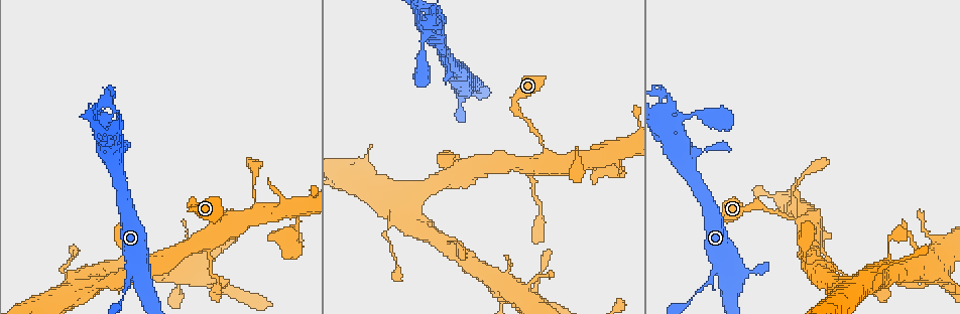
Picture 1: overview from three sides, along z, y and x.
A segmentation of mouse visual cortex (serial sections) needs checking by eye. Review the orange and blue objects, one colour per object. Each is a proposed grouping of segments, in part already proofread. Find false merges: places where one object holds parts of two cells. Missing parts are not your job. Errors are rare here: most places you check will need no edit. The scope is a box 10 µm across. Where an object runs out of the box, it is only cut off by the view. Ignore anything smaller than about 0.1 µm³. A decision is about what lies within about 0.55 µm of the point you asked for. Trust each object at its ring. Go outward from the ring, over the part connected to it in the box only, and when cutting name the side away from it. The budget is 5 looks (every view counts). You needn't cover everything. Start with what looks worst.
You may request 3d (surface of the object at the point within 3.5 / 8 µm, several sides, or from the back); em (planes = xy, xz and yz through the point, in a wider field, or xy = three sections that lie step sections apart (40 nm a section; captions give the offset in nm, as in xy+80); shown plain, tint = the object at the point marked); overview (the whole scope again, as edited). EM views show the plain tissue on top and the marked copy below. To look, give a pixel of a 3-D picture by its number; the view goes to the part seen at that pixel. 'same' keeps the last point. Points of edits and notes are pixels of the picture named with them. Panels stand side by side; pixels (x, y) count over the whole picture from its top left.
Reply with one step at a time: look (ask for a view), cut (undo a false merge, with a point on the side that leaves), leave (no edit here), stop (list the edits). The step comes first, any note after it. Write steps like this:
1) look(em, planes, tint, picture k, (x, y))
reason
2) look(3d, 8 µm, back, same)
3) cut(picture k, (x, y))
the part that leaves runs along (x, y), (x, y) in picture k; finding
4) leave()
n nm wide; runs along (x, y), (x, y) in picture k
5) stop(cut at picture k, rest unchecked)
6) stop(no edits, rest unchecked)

look(3d, 3.5 µm, picture 1, (691, 172))

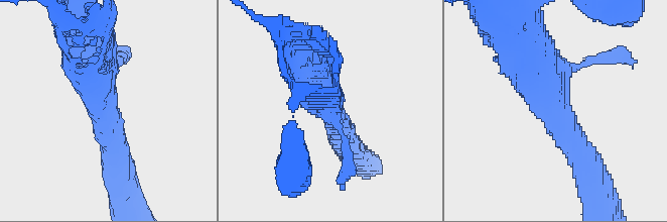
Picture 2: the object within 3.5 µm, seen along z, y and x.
look(em, xy, step 1, tint, picture 2, (106, 109))
3 arms; arms of 300, 300, 400 nm

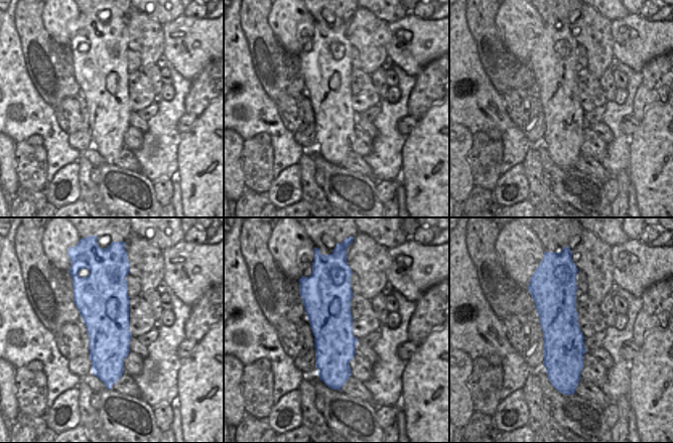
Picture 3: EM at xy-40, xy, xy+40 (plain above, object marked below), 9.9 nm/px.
leave()
runs along (586, 168), (550, 47) in picture 2; one cell here

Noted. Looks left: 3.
look(3d, 3.5 µm, picture 1, (683, 119))
a narrow waist

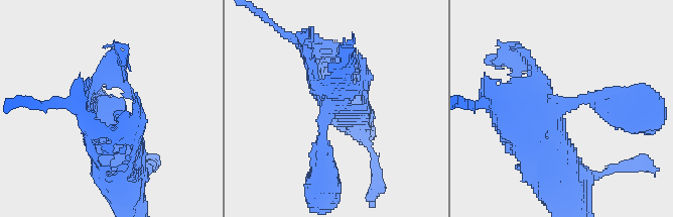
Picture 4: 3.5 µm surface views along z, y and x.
look(em, xy, step 3, tint, picture 4, (328, 106))
3 arms; arms of 150, 200, 300 nm

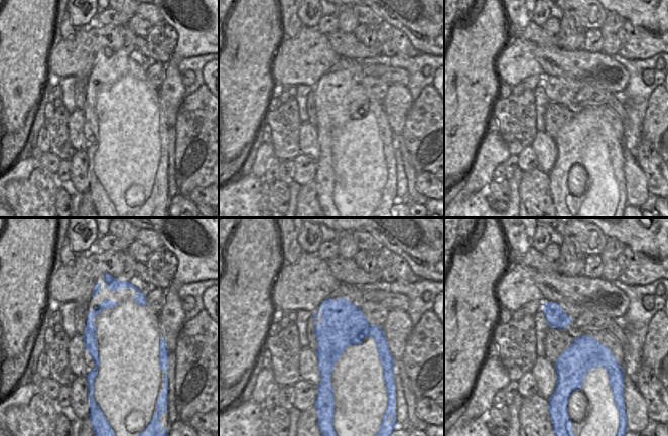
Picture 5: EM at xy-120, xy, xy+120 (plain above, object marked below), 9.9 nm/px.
leave()
runs along (575, 168), (559, 109), (603, 99), (622, 112) in picture 4; all the same cell

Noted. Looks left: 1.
stop(no edits, rest unchecked)

